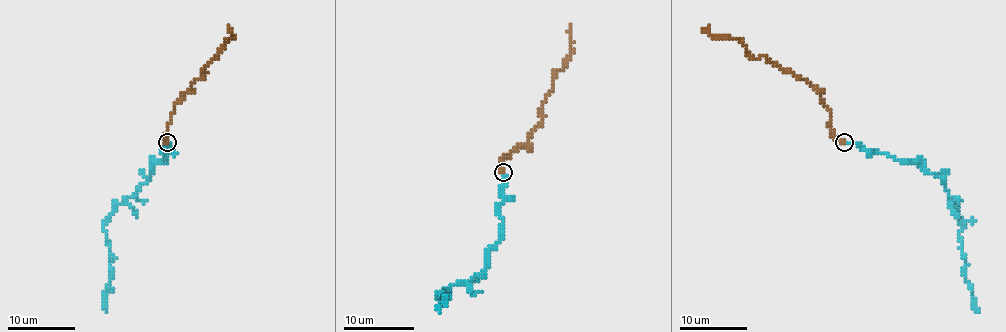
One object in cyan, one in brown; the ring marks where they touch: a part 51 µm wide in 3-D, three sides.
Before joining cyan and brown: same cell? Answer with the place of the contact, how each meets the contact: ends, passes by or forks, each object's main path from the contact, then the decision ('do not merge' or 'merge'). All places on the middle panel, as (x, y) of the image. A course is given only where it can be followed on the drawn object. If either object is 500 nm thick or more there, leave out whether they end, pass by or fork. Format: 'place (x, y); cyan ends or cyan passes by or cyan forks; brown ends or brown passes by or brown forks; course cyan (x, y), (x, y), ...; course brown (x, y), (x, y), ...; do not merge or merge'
place (503, 172); cyan ends; brown ends; course cyan (502, 173), (502, 238), (483, 275), (437, 298), (441, 293), (441, 312); course brown (502, 173), (504, 157), (529, 139), (541, 120), (552, 78), (567, 60), (571, 37), (566, 32); merge

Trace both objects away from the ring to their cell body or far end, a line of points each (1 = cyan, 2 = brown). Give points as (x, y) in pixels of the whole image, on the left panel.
1: (166, 142), (161, 152), (166, 161), (154, 166), (104, 225), (112, 277), (105, 292), (107, 311)
2: (166, 142), (165, 135), (176, 102), (203, 75), (207, 64), (232, 37), (227, 24)

